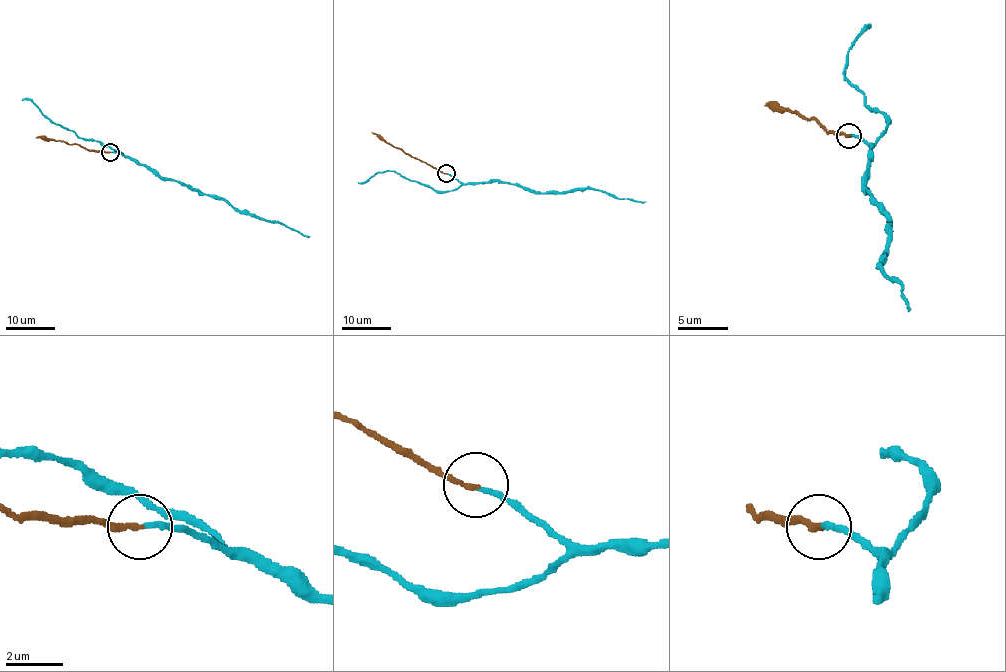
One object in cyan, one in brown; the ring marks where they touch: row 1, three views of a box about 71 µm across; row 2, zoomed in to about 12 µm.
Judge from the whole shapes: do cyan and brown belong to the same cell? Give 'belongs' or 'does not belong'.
belongs

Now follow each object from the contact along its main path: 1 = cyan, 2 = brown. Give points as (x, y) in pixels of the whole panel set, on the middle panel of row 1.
1: (445, 174), (464, 184), (497, 181), (516, 184), (537, 192), (593, 189), (645, 202)
2: (445, 173), (404, 153), (371, 132)

